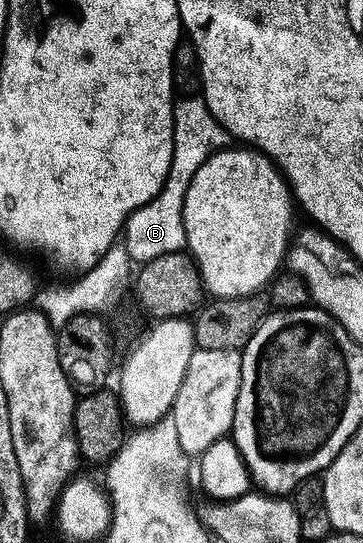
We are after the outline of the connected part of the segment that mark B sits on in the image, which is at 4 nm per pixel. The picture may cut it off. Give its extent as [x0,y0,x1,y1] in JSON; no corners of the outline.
[123,97,231,267]

